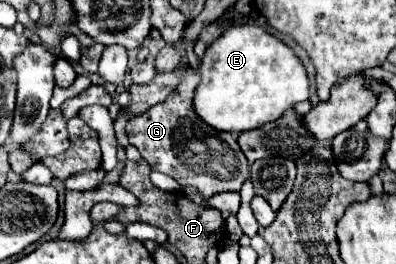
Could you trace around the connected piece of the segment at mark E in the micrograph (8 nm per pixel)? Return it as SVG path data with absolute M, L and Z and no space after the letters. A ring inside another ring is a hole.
M255 24L227 28L213 44L209 44L205 56L201 58L199 72L201 82L195 92L195 108L197 114L217 130L229 130L237 134L253 130L277 120L279 116L283 116L285 110L293 108L297 102L309 100L309 78L301 58L283 40L275 38L265 28Z

